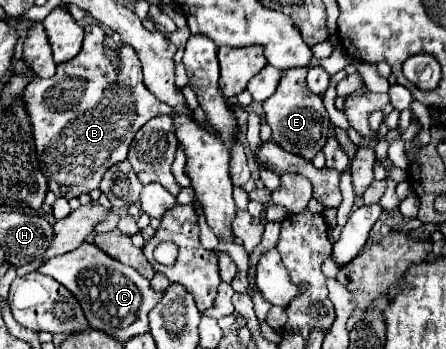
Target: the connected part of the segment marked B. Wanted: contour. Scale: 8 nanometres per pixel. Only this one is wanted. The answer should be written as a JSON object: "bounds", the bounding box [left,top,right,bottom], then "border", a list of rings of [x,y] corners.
{"bounds":[24,25,174,199],"border":[[[88,25],[84,31],[86,31],[86,37],[84,37],[82,51],[74,59],[58,65],[54,77],[50,77],[50,79],[34,77],[24,93],[24,97],[26,97],[24,103],[28,109],[34,139],[36,139],[38,159],[40,159],[42,171],[48,177],[48,189],[56,197],[64,197],[64,199],[80,197],[84,193],[98,189],[106,169],[110,169],[112,165],[126,159],[134,133],[152,117],[162,115],[162,113],[166,113],[166,115],[174,113],[166,103],[158,101],[146,89],[146,85],[142,81],[140,59],[130,45],[118,47],[120,71],[116,71],[104,53],[106,51],[104,31],[98,25]]]}

